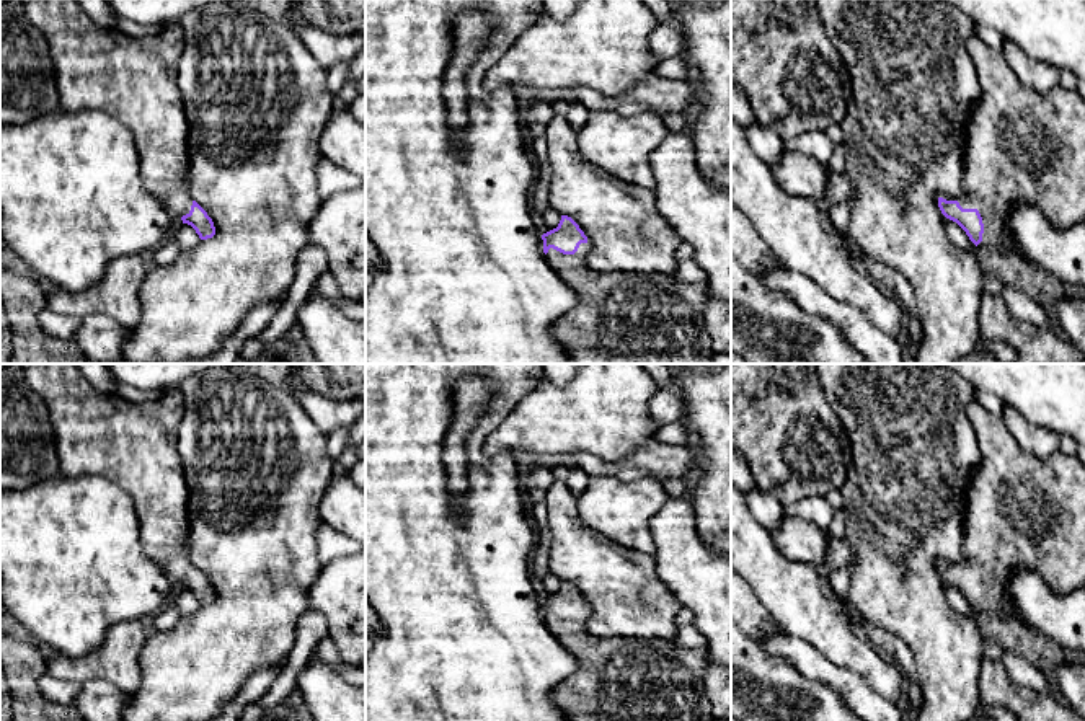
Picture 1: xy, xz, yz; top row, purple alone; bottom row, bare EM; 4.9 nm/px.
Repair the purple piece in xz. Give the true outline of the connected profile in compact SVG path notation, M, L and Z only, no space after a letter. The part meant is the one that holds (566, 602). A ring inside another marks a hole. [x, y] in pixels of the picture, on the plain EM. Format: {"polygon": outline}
{"polygon": "M561 581L558 592L543 599L542 605L547 626L579 664L578 670L553 692L553 700L568 721L713 721L705 683L706 648L689 649L658 639L594 636L587 628L587 602L568 581Z"}

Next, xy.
{"polygon": "M23 364L28 385L44 400L54 429L62 476L98 475L126 491L135 506L140 527L140 550L171 581L191 591L201 605L212 604L215 592L207 577L189 561L188 486L178 452L178 427L184 411L179 387L163 388L163 396L132 403L98 391L77 364Z"}

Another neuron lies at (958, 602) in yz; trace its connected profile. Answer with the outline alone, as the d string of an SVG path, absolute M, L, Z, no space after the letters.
M943 581L943 591L951 608L966 617L976 617L976 610L969 605L966 597L953 586Z

